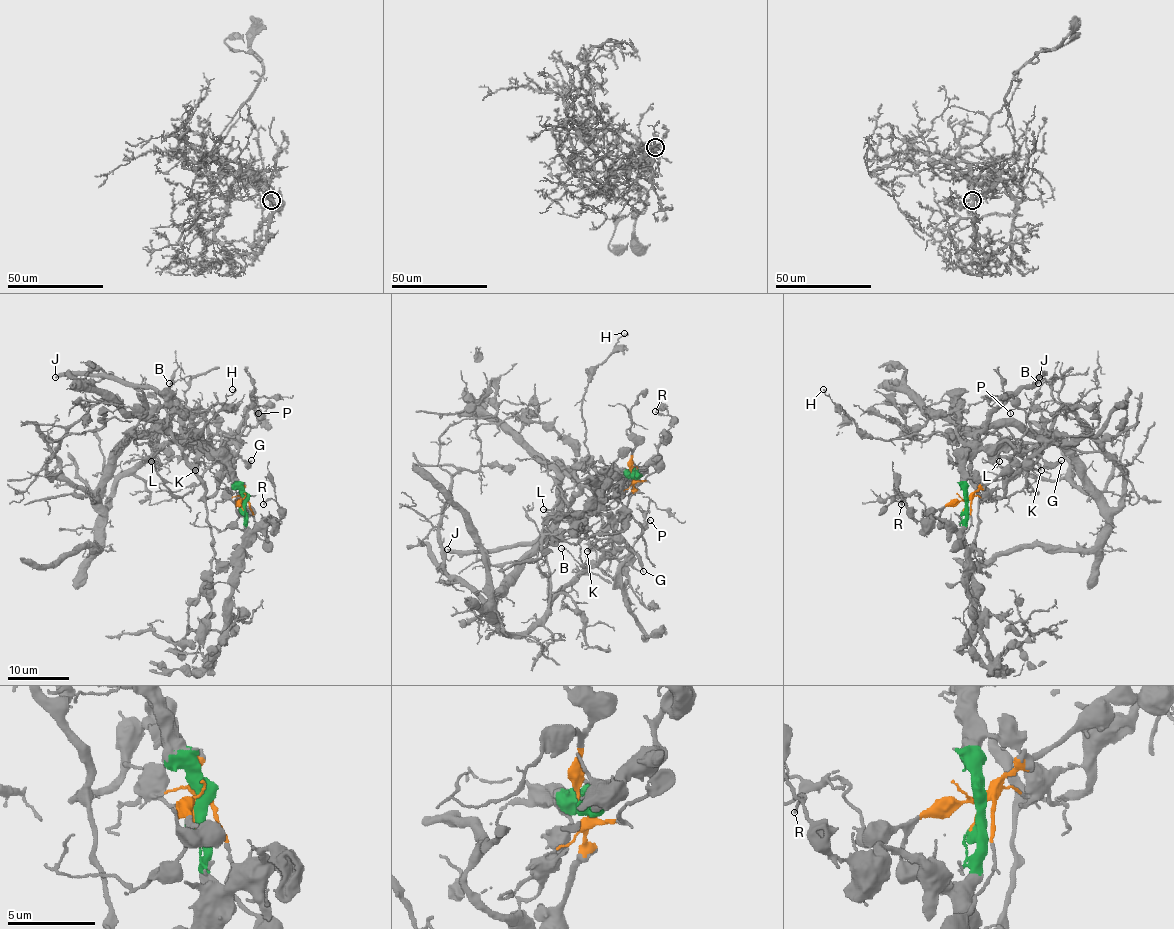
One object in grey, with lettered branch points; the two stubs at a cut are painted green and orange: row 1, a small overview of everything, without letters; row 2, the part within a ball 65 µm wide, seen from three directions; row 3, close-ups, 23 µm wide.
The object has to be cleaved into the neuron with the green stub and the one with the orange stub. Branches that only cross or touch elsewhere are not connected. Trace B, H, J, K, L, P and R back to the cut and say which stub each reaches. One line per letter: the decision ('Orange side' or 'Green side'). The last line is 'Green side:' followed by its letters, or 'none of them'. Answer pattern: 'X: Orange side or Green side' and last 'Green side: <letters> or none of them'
B: Orange side
H: Green side
J: Green side
K: Orange side
L: Green side
P: Orange side
R: Green side
Green side: H, J, L, R

